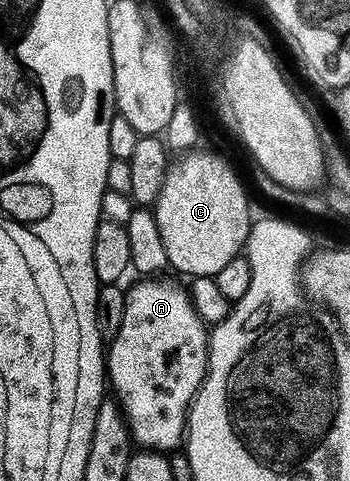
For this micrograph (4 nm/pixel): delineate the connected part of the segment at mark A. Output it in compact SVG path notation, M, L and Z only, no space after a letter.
M142 278L139 284L128 288L124 322L109 341L105 358L108 384L113 399L126 417L131 441L139 449L170 454L183 447L190 404L206 376L208 325L196 314L185 287L181 288L174 280L162 279L166 278Z

